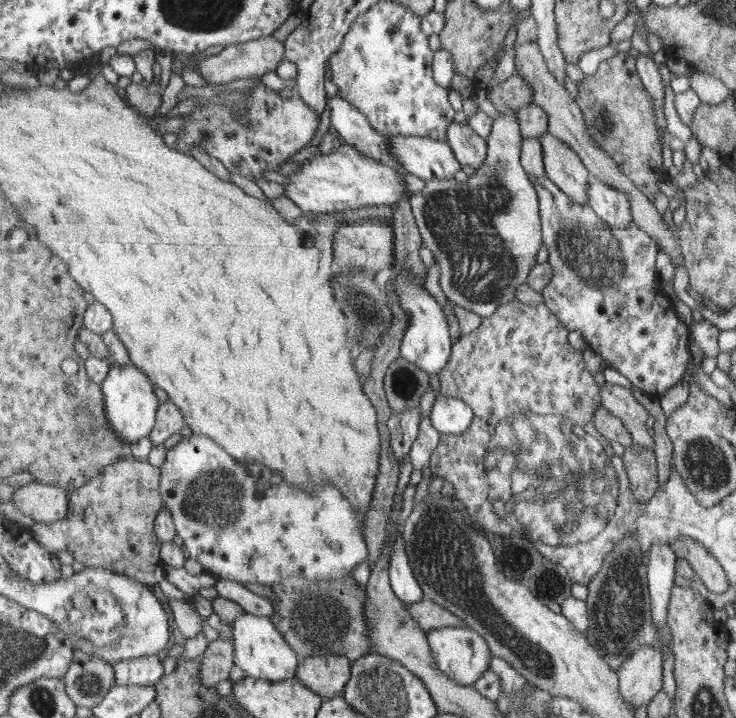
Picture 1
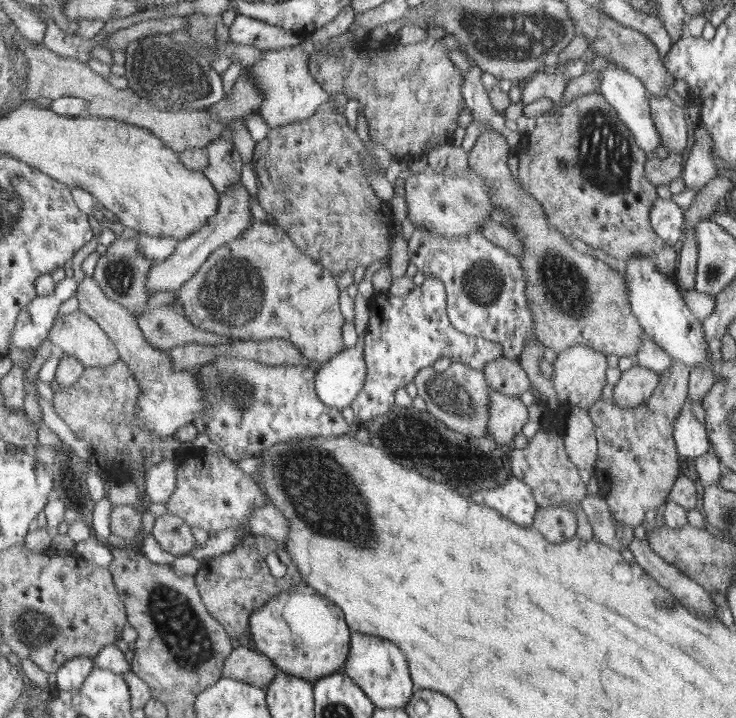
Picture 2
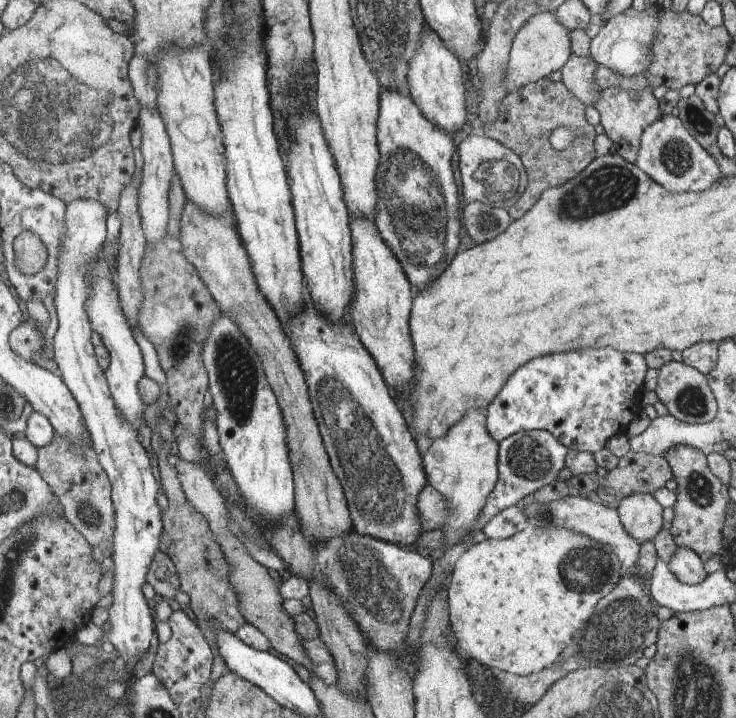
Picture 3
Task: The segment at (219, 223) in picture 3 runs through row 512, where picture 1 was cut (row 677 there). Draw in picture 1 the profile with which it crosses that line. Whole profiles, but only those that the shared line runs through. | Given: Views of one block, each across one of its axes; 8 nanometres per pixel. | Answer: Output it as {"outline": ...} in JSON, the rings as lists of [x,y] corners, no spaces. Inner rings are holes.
{"outline":[[[316,654],[301,661],[296,676],[303,686],[313,689],[315,694],[319,694],[321,698],[329,700],[333,699],[333,696],[335,696],[337,692],[344,692],[344,689],[347,687],[352,677],[352,664],[351,660],[347,659],[345,656],[332,658],[331,655]]]}

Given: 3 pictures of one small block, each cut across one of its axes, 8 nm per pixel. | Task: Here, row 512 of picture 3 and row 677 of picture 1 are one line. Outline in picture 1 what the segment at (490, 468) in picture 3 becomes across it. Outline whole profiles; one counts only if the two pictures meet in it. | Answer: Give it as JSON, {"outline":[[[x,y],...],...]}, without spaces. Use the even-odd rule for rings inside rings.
{"outline":[[[445,627],[433,630],[428,634],[428,641],[439,669],[465,687],[473,687],[479,682],[479,678],[489,671],[489,662],[493,654],[491,648],[481,634],[468,627]]]}

